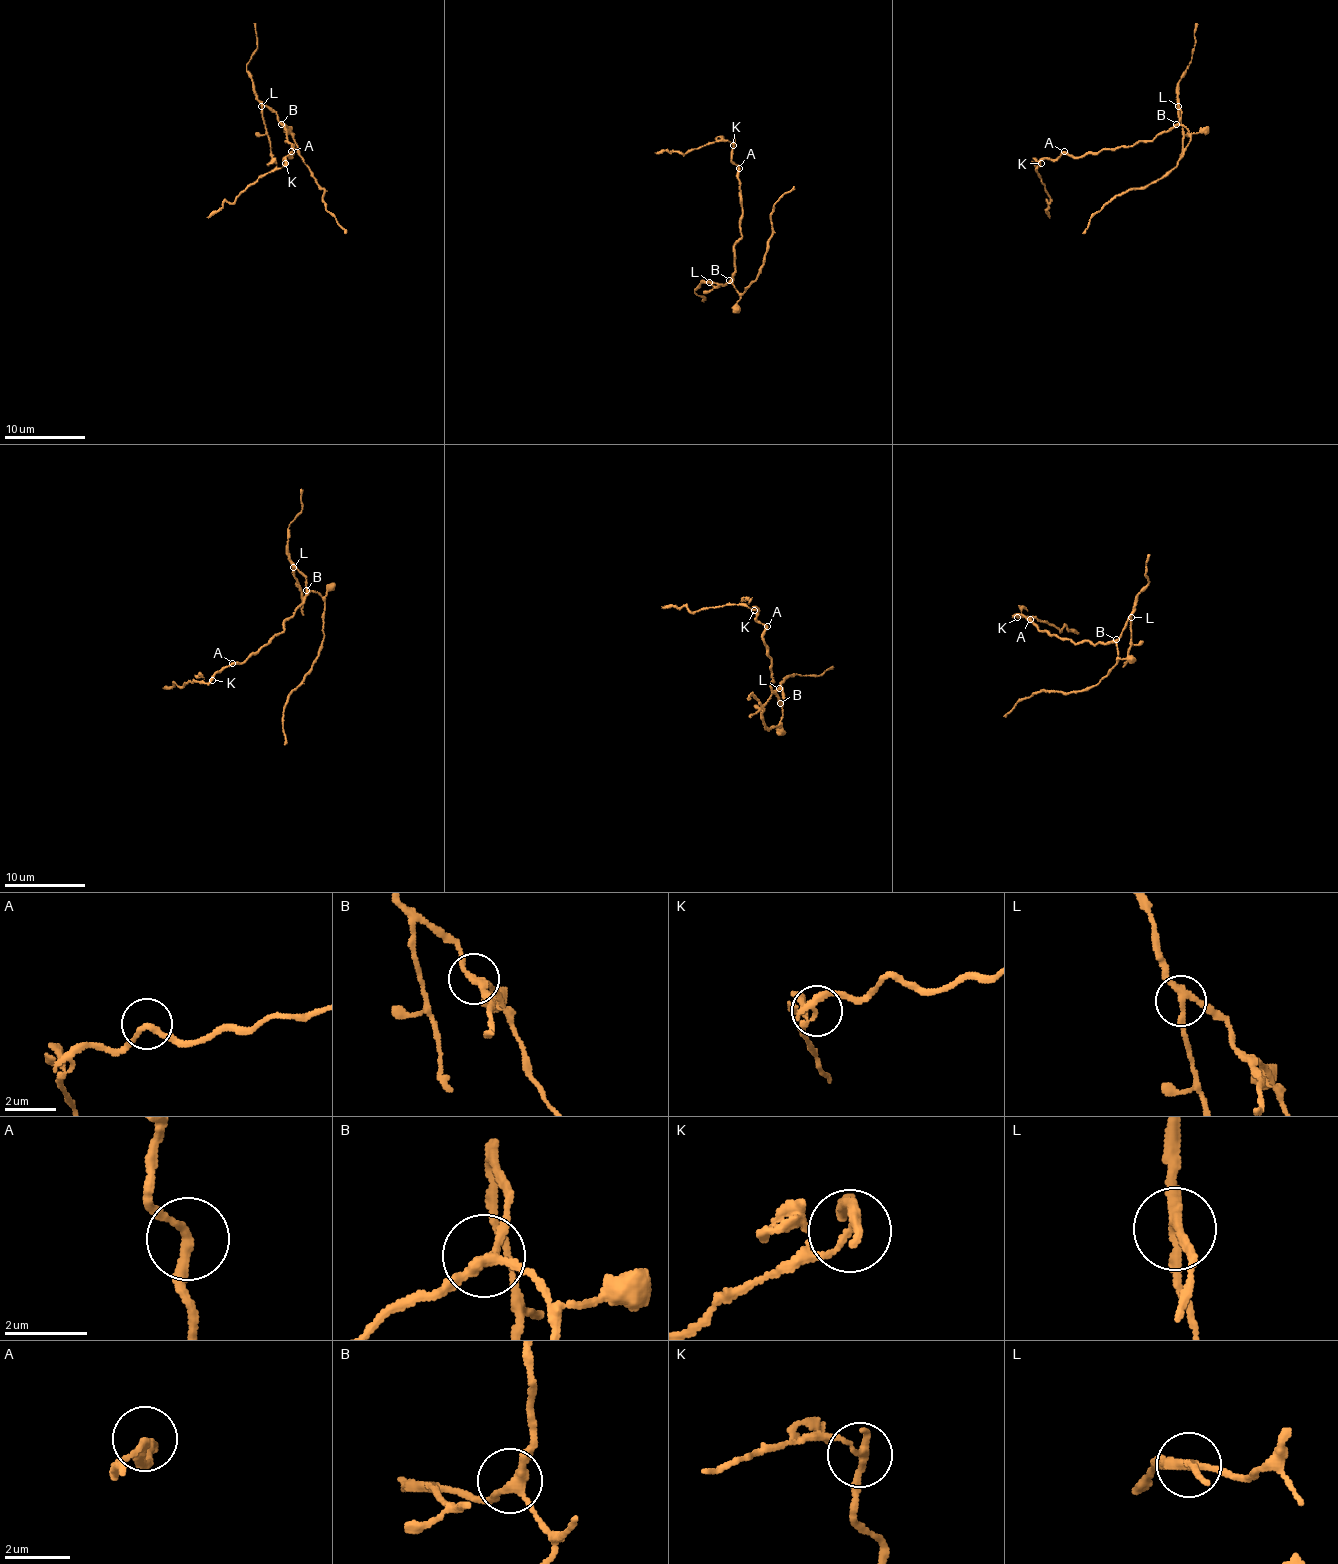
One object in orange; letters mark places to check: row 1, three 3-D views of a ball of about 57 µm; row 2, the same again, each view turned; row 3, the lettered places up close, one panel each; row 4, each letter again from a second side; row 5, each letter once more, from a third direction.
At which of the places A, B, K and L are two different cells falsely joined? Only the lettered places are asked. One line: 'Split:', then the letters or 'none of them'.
Split: K, L

